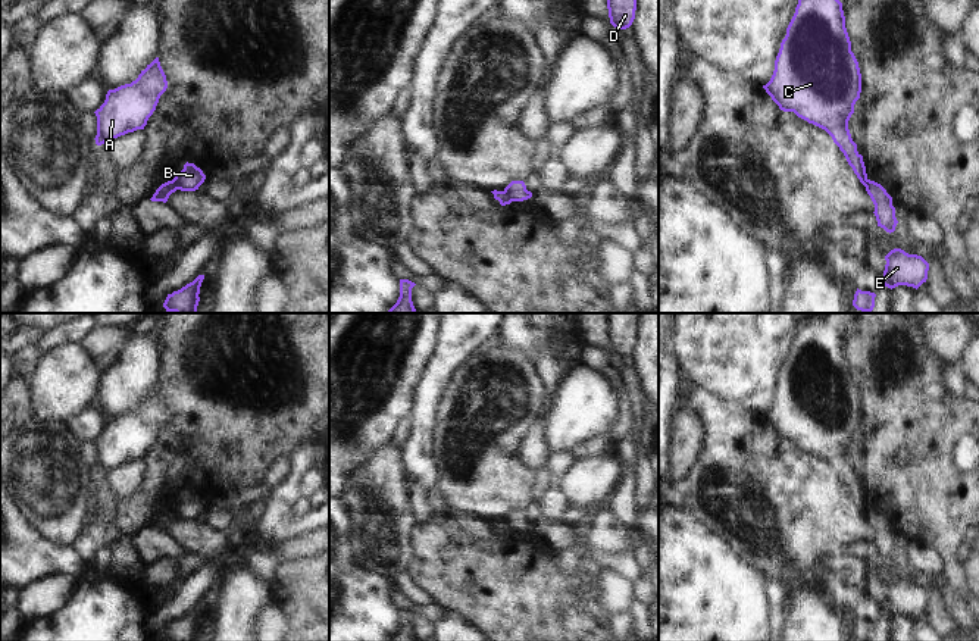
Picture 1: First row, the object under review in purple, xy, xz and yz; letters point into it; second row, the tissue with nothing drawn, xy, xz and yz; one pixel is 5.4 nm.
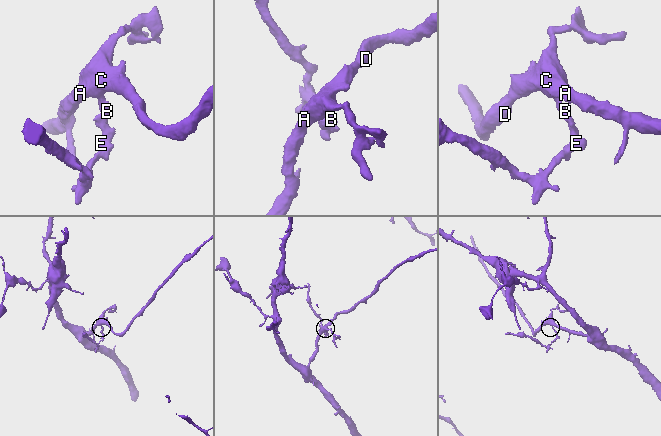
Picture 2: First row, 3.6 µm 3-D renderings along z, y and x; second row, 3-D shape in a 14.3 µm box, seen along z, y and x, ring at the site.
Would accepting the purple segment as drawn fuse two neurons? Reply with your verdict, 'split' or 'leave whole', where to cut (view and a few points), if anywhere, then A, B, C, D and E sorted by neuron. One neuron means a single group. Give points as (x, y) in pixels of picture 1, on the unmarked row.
split; cut in xy along (172, 509), (178, 518); A B C D / E

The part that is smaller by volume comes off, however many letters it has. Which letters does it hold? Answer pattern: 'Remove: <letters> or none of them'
Remove: E

